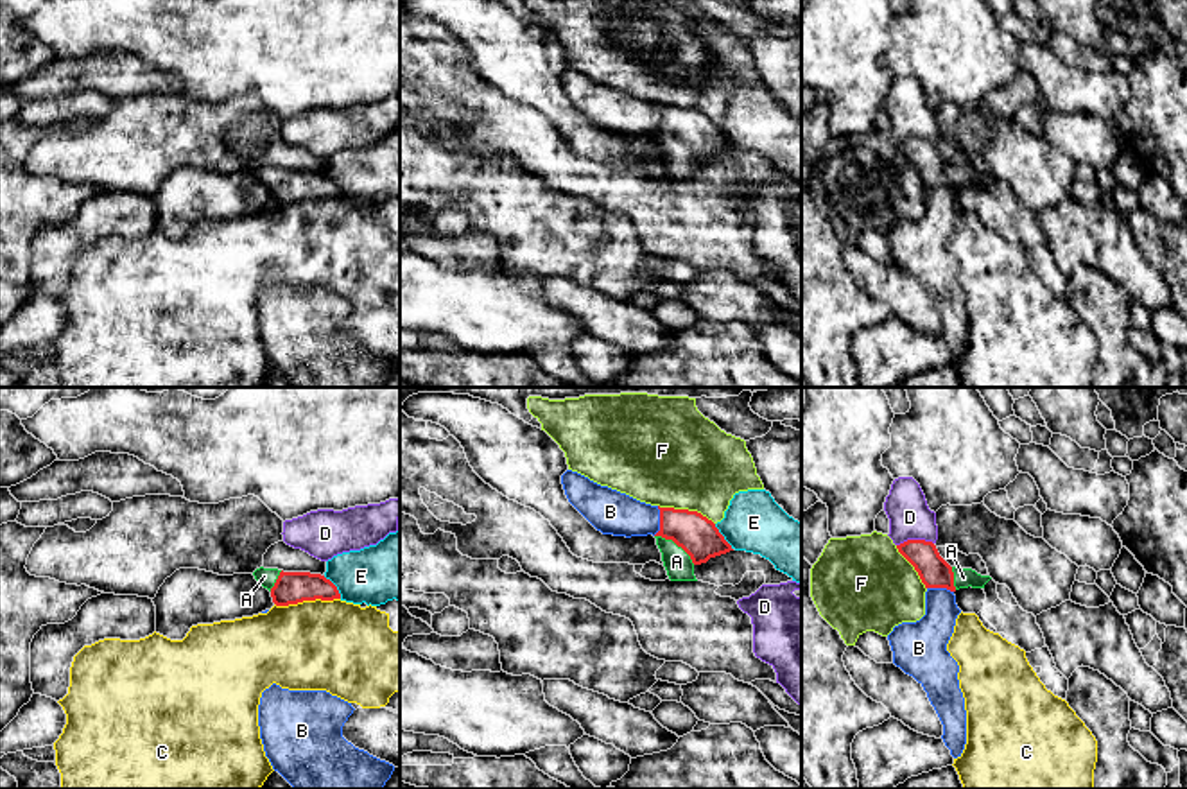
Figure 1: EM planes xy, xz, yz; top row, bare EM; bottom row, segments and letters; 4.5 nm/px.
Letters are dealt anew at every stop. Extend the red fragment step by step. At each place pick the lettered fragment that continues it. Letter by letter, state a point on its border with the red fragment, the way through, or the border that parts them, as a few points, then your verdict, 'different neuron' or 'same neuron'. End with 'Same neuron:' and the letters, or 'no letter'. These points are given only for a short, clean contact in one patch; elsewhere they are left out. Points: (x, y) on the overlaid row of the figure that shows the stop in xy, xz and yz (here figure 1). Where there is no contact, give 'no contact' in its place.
A: contact xz (676, 544); way xz (696, 535), (676, 544), (676, 562); same neuron
B: contact xz (660, 520); different neuron
C: contact xy (307, 599); border xy (339, 598), (275, 605); different neuron
D: contact yz (915, 540); different neuron
E: contact xz (723, 537); border xz (714, 524), (732, 549); different neuron
F: contact xz (687, 510); different neuron
Same neuron: A

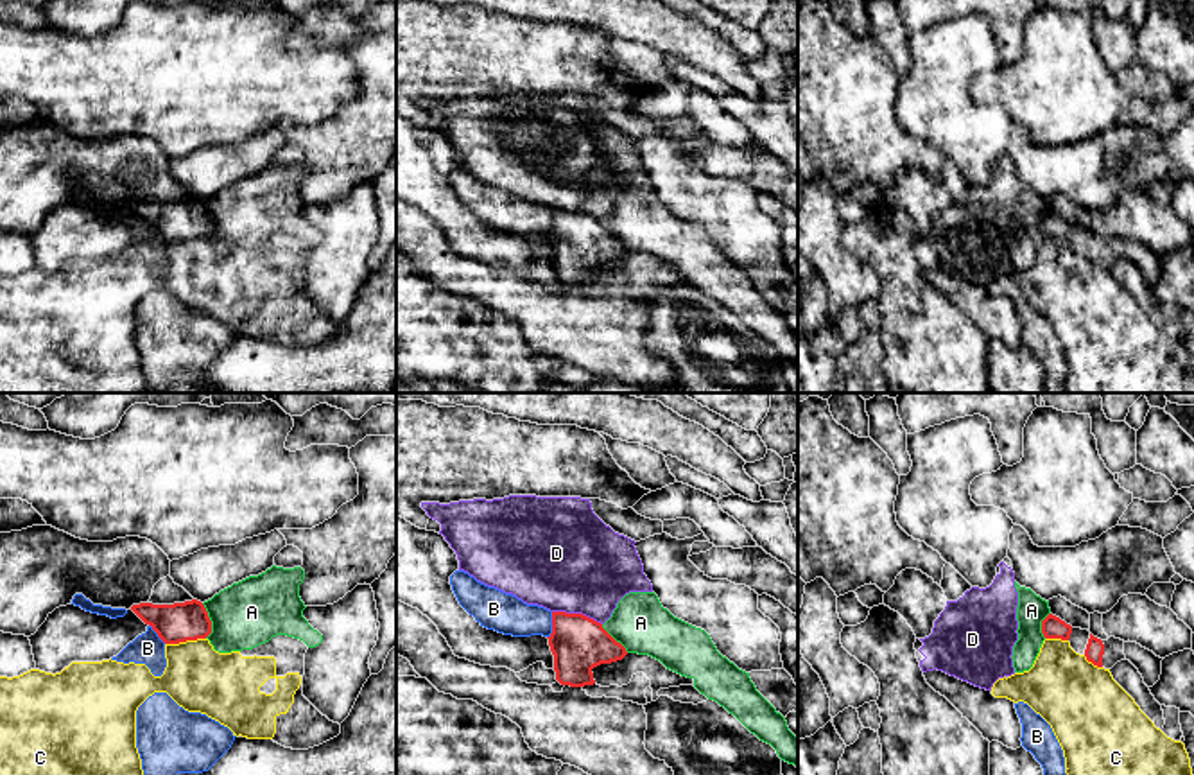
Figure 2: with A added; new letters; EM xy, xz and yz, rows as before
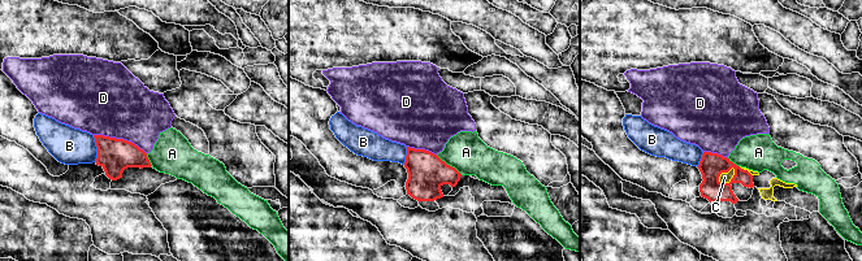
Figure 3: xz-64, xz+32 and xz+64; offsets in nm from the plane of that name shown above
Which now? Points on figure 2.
A: contact xy (210, 621); border xy (201, 603), (210, 621), (210, 634), (207, 637); different neuron
B: contact xz (553, 625); different neuron
C: contact xy (185, 641); border xy (205, 637), (165, 644); different neuron
D: contact xz (578, 614); different neuron
Same neuron: no letter

